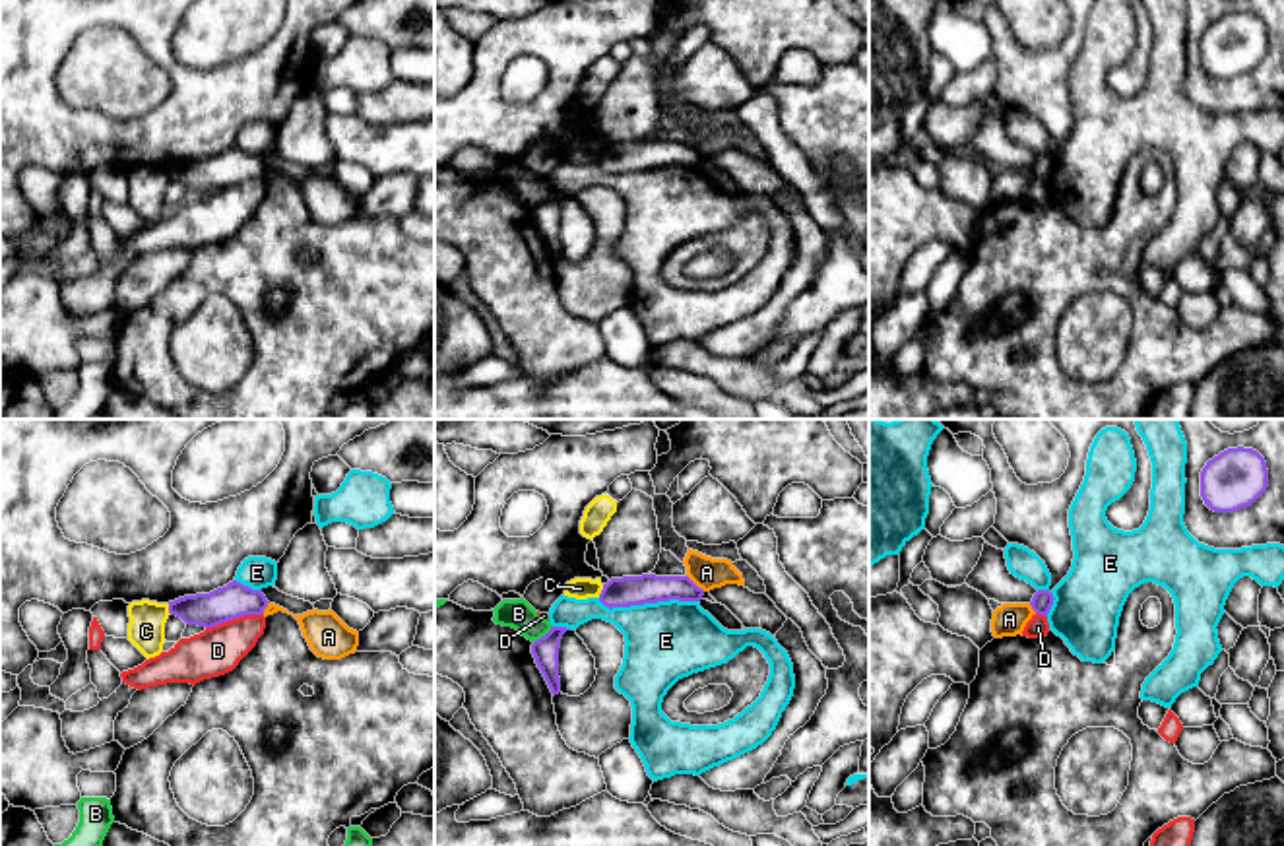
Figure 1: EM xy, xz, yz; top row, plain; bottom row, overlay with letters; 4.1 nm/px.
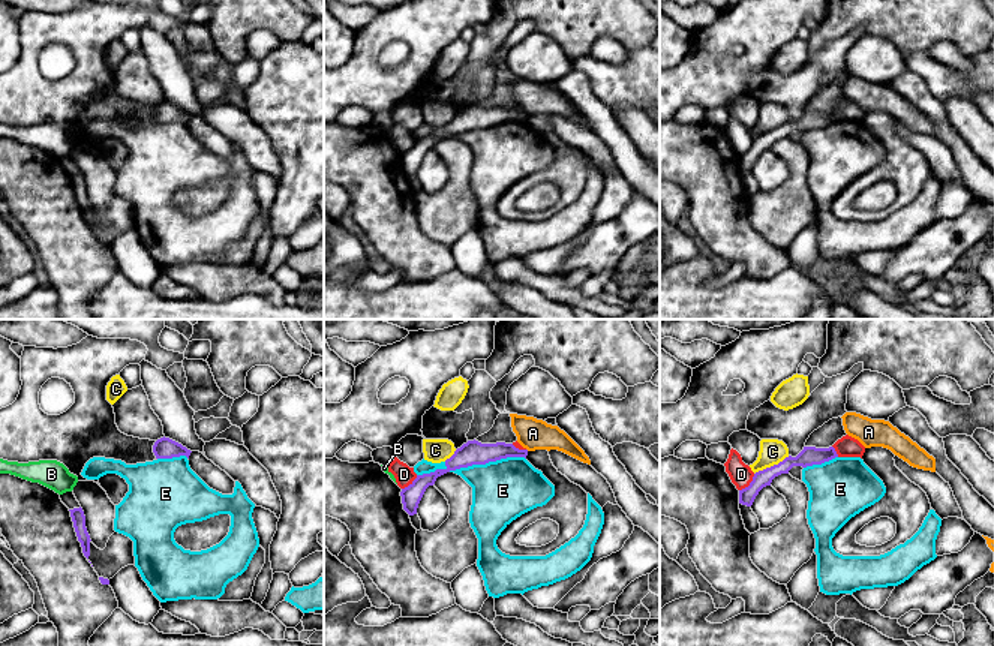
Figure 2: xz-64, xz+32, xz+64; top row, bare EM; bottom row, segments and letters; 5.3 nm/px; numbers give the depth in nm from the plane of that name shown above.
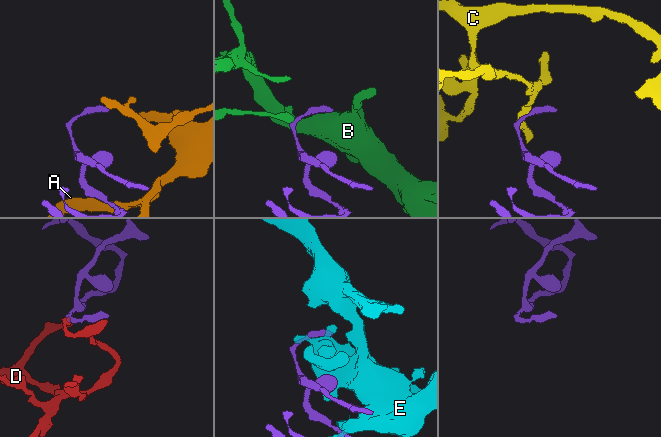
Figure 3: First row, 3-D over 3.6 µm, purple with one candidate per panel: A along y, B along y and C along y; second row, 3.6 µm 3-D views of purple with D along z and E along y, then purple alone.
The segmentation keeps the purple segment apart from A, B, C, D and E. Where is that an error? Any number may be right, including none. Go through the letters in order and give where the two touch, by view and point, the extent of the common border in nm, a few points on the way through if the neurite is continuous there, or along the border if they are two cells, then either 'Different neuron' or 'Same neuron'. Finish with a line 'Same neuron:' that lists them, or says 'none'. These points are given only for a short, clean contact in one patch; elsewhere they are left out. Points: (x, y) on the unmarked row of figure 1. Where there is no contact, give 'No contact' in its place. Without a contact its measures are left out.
A: Touches purple at xz (695, 150). Shared border 100 nm. Boundary: xz (687, 140), (705, 156). Different neuron
B: Touches purple at xz (545, 200). Shared border 110 nm. Different neuron
C: Touches purple at xz (602, 156). Shared border 60 nm. Boundary: xz (604, 150), (598, 162). Different neuron
D: Touches purple at xy (233, 183). Shared border 240 nm. Different neuron
E: Touches purple at xz (648, 167). Shared border 420 nm. Different neuron
Same neuron: none

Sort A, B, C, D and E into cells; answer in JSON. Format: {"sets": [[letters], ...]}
{"sets": [["A"], ["B"], ["C"], ["D"], ["E"]]}

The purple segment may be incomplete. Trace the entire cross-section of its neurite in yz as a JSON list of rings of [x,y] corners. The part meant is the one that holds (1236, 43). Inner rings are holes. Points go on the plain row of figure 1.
[[[1228,14],[1201,37],[1201,62],[1214,78],[1251,72],[1268,52],[1265,23],[1253,14]]]

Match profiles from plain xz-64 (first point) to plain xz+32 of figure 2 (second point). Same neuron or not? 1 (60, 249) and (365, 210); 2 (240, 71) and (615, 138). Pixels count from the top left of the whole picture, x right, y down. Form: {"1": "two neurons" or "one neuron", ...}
{"1": "one neuron", "2": "one neuron"}

